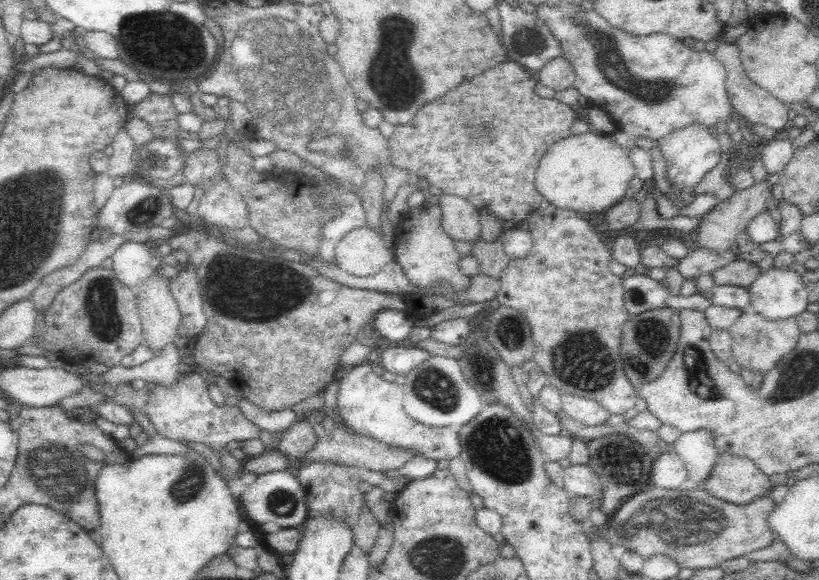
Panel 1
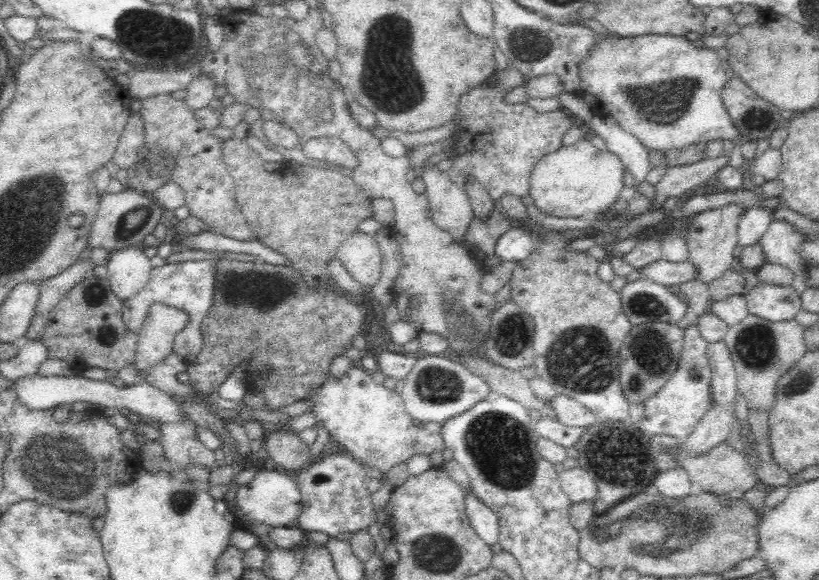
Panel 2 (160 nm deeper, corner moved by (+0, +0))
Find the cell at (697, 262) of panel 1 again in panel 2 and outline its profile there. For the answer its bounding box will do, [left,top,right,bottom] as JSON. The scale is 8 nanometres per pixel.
[637,258,696,287]

